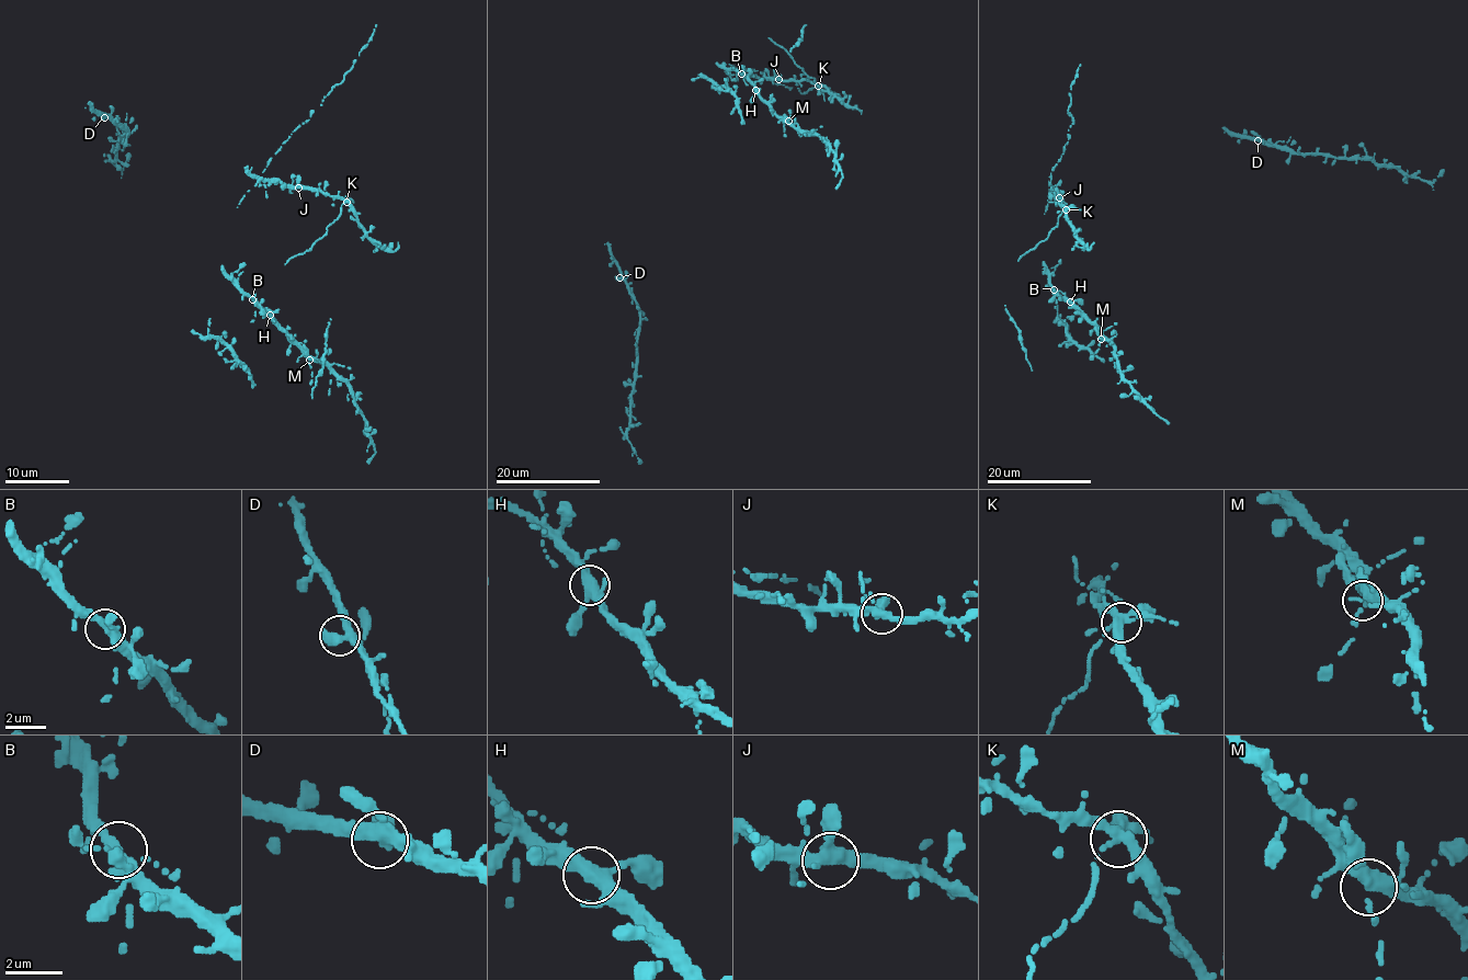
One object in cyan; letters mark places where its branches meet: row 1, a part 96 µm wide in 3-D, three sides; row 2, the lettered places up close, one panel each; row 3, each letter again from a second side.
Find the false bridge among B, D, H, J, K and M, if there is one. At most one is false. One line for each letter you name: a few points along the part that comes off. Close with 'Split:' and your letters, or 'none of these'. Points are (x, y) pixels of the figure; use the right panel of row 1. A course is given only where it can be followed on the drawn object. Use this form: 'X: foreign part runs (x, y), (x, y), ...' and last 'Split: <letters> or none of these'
Split: none of these

